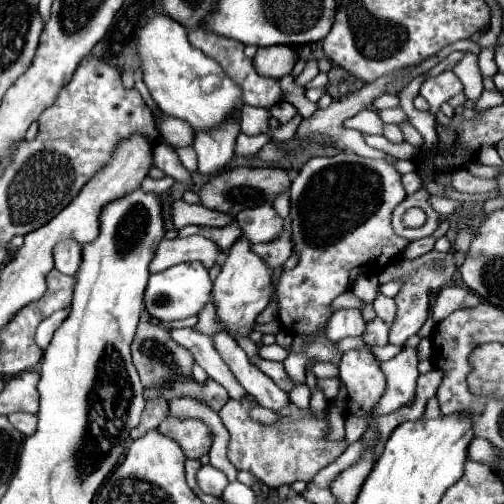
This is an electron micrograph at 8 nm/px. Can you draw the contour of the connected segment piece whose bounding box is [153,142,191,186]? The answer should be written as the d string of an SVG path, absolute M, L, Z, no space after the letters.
M159 142L157 146L155 146L155 156L153 156L153 160L155 160L155 166L157 168L161 168L167 176L173 176L175 180L181 180L185 186L189 186L191 184L191 178L189 178L189 172L185 170L185 166L179 162L179 158L177 158L177 154L175 154L175 150L169 146L169 144L165 144L165 142Z

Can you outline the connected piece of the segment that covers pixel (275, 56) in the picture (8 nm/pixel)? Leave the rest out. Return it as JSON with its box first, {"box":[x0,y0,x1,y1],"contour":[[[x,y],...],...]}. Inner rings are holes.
{"box":[253,46,297,80],"contour":[[[269,46],[269,48],[259,48],[253,66],[257,74],[281,80],[283,76],[291,74],[293,66],[297,62],[297,54],[291,46]]]}

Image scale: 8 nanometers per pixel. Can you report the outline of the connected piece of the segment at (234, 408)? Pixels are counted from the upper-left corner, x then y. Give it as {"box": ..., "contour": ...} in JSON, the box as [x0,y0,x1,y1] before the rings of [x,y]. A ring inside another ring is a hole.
{"box":[219,396,347,488],"contour":[[[245,396],[243,400],[229,400],[225,408],[221,408],[219,418],[223,420],[225,428],[231,434],[229,442],[229,460],[237,470],[247,470],[255,474],[261,482],[269,488],[279,488],[283,484],[293,484],[295,480],[311,482],[315,474],[335,462],[347,448],[347,440],[327,440],[329,420],[317,416],[311,408],[301,410],[295,404],[287,404],[285,408],[277,410],[279,420],[273,426],[263,426],[249,416],[249,410],[257,404],[253,396]],[[311,422],[311,426],[305,426]],[[301,424],[301,426],[299,426]]]}

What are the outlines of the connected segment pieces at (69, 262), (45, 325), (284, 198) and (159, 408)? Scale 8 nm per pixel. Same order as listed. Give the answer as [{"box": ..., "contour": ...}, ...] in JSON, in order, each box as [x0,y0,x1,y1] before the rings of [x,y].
[{"box":[55,240,81,276],"contour":[[[67,240],[55,248],[55,268],[67,276],[75,276],[81,266],[81,244]]]},{"box":[35,308,69,348],"contour":[[[63,308],[63,310],[57,310],[53,316],[49,316],[49,318],[45,318],[41,324],[39,324],[39,328],[37,328],[37,334],[35,334],[35,342],[39,344],[39,348],[47,348],[47,344],[51,342],[51,338],[53,338],[53,334],[55,334],[55,330],[61,326],[61,322],[69,316],[69,308]]]},{"box":[273,192,291,218],"contour":[[[281,192],[281,194],[277,196],[277,200],[273,202],[273,206],[275,206],[275,210],[279,212],[281,218],[287,218],[287,216],[289,216],[289,206],[291,206],[291,202],[289,202],[289,192]]]},{"box":[131,400,169,440],"contour":[[[149,400],[145,404],[145,410],[143,410],[143,416],[141,416],[139,428],[133,428],[131,430],[131,438],[137,440],[137,438],[145,436],[149,430],[159,428],[159,424],[167,418],[167,414],[169,414],[169,406],[163,404],[163,400]]]}]

